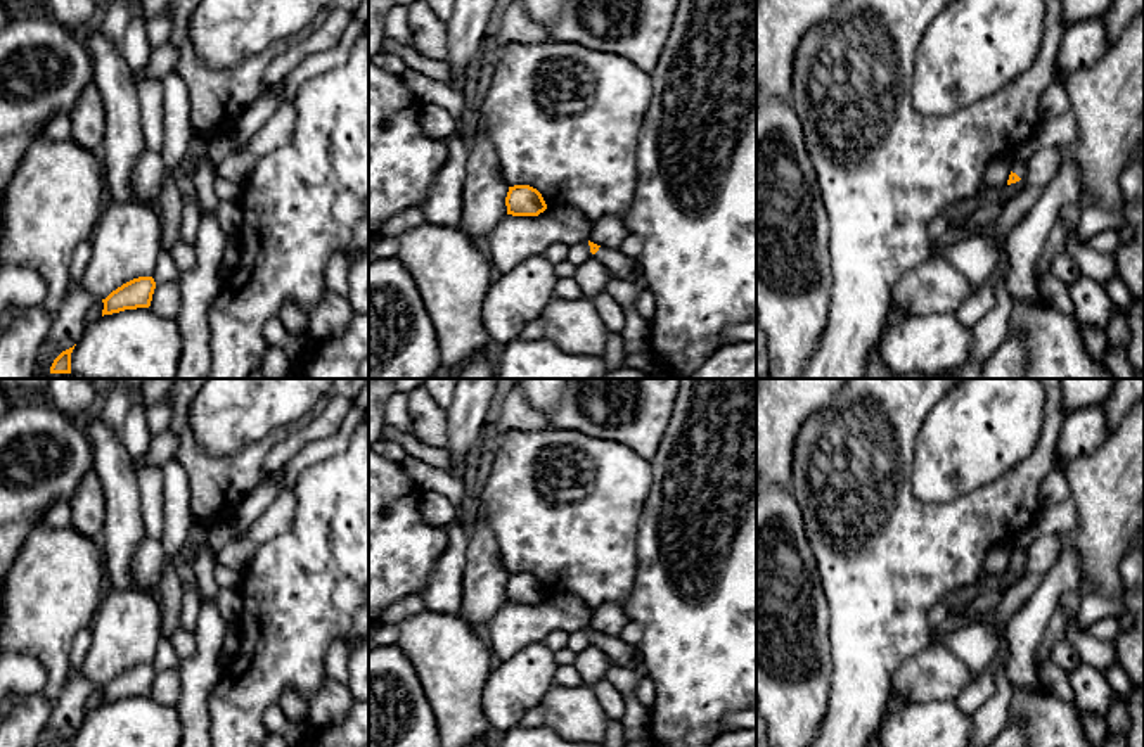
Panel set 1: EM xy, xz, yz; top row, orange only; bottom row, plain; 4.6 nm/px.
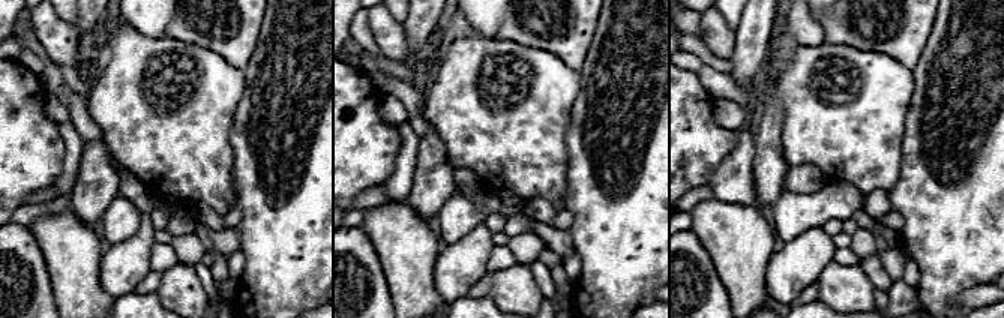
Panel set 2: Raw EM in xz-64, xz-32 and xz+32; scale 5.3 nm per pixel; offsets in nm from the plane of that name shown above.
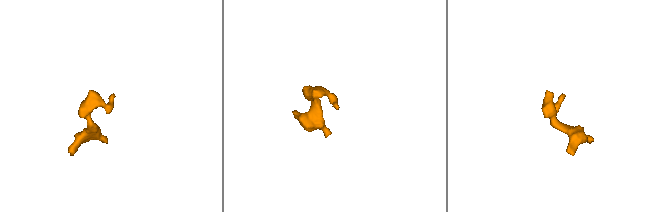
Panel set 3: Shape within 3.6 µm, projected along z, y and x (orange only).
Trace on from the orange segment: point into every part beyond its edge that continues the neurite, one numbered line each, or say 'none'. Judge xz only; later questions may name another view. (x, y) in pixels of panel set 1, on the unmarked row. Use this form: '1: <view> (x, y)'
1: xz (622, 654)

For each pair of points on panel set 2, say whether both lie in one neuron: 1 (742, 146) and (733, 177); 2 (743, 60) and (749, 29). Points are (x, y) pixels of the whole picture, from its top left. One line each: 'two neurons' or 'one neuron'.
1: one neuron
2: one neuron

